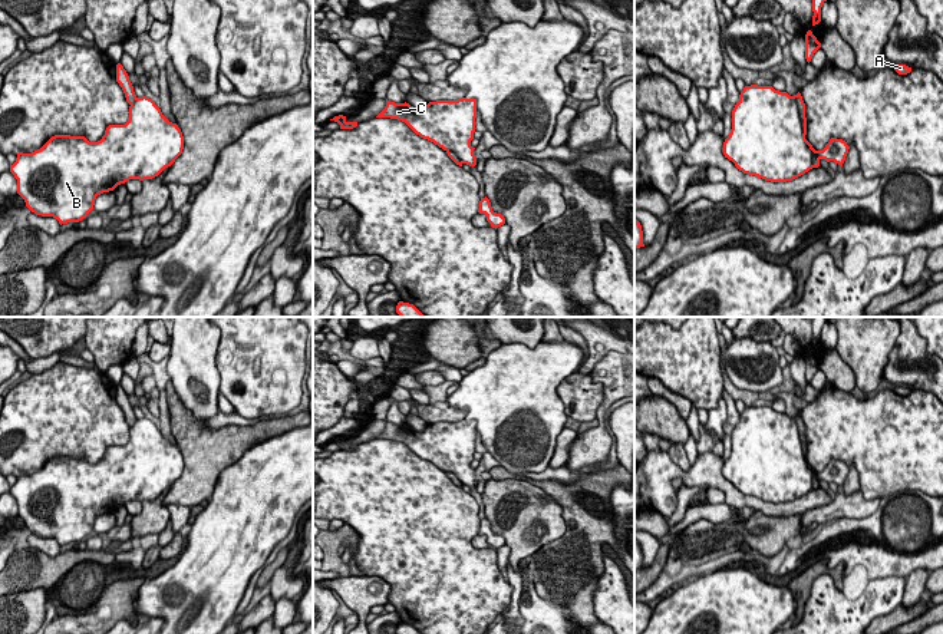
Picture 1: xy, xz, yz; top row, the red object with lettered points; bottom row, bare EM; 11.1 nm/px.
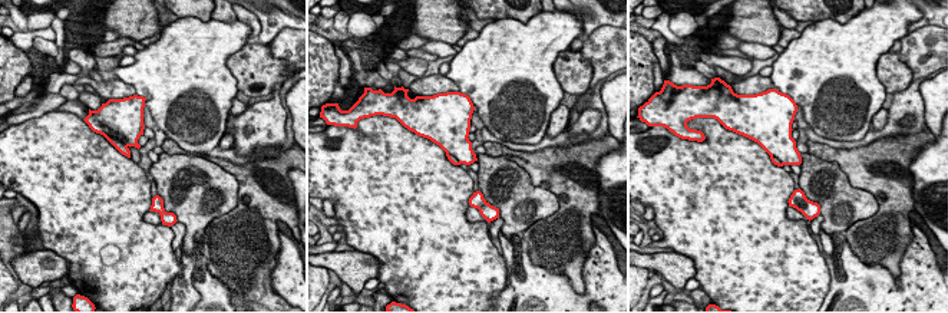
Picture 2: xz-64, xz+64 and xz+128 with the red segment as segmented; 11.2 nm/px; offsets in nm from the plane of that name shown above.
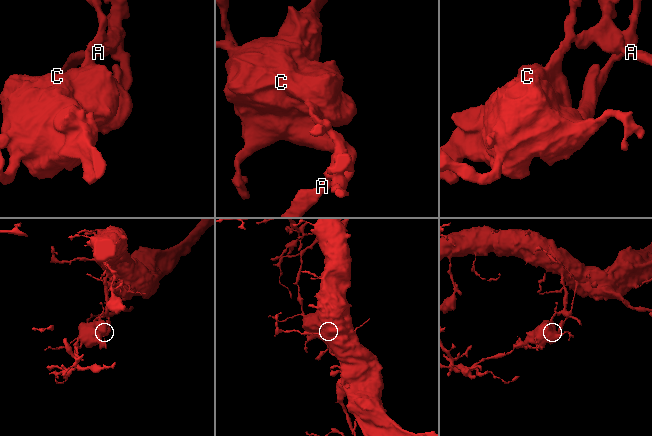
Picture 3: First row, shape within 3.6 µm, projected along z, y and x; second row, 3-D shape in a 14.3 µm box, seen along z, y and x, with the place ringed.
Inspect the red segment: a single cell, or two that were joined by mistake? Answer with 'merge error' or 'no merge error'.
merge error

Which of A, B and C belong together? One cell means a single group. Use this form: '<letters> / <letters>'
A / B C

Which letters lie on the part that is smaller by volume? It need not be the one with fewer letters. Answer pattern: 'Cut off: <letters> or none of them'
Cut off: B, C

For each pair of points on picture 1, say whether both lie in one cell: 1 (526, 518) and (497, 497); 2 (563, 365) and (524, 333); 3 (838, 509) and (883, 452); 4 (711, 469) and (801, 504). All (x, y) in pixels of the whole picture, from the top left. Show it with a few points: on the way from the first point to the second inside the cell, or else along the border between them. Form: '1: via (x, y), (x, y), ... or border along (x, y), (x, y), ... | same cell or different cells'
1: via (527, 505), (530, 502), (526, 494), (510, 492) | same cell
2: border along (541, 342), (533, 347), (520, 343), (503, 343) | different cells
3: border along (859, 489), (866, 498), (880, 498) | different cells
4: via (731, 492), (739, 501), (778, 509) | same cell

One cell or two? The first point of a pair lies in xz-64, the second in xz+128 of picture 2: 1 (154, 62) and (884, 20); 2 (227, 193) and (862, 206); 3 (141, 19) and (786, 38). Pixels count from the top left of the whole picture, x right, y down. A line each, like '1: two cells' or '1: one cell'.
1: one cell
2: one cell
3: two cells

